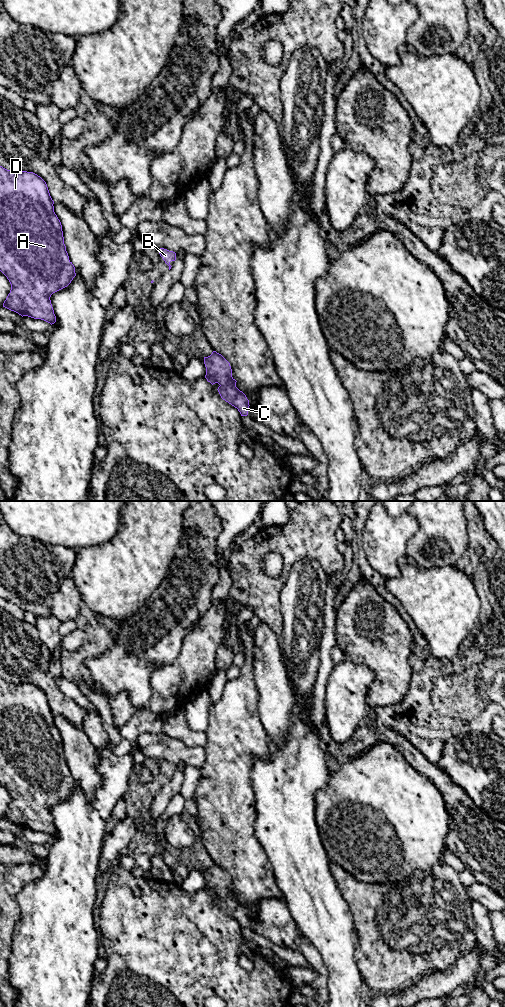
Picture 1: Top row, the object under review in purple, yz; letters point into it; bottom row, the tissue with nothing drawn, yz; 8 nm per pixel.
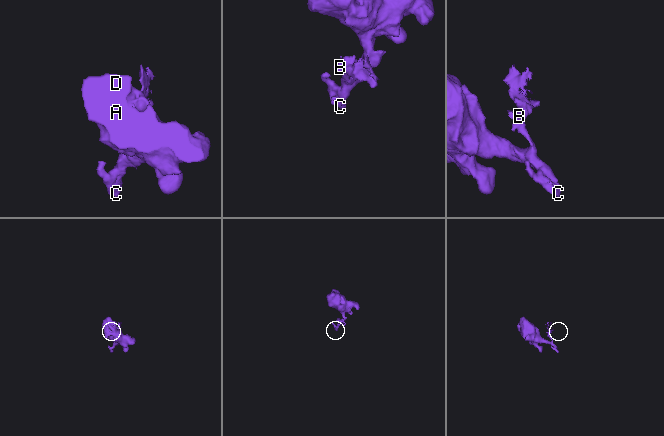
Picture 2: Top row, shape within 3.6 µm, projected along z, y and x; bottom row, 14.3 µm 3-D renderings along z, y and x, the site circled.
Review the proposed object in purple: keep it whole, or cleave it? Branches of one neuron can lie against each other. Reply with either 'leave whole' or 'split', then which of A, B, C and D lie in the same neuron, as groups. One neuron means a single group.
leave whole; groups A B C D

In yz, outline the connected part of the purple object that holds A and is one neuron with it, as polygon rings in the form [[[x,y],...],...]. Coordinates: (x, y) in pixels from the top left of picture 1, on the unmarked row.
[[[0,678],[0,783],[11,796],[3,819],[51,837],[56,834],[51,807],[67,799],[76,788],[53,716],[47,696],[40,688]]]

